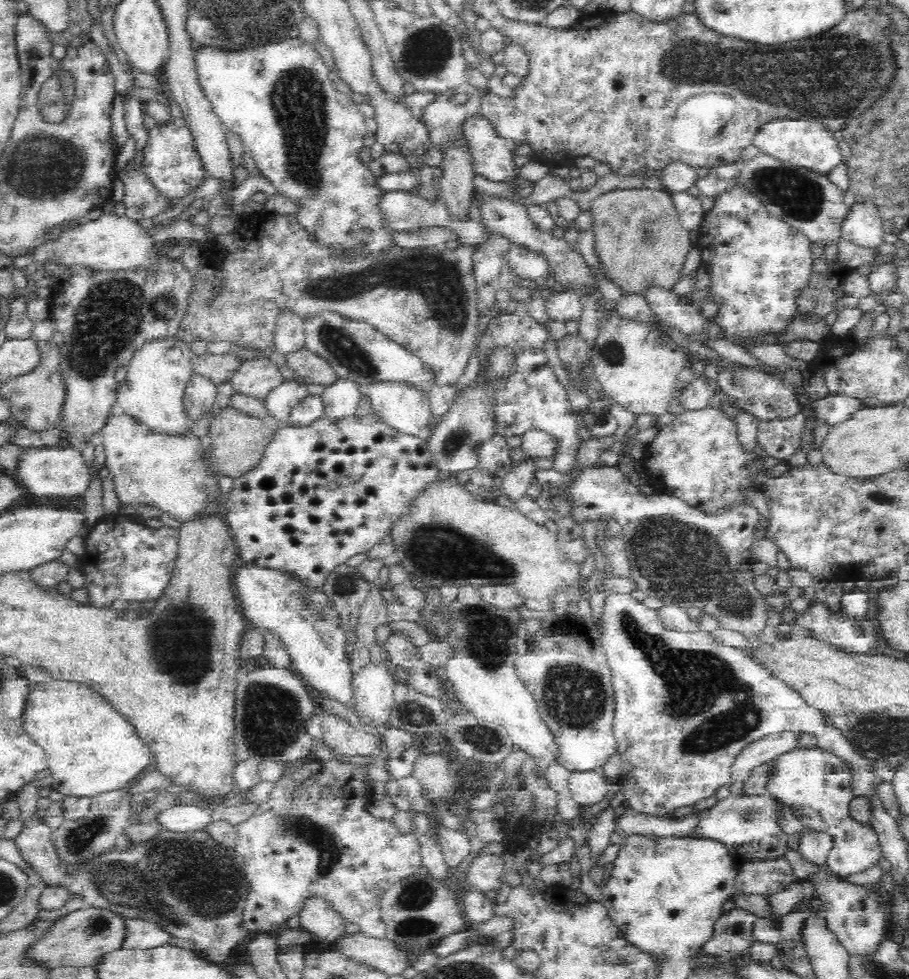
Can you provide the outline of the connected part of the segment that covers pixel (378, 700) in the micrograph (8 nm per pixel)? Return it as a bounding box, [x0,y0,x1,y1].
[354,662,398,723]

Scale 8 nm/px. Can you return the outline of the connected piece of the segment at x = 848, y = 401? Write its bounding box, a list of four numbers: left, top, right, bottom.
[814,394,863,426]

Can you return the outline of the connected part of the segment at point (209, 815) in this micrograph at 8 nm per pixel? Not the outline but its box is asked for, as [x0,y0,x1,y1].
[157,804,215,833]

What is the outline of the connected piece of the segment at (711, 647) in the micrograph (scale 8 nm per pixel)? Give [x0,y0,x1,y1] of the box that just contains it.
[597,594,876,816]

